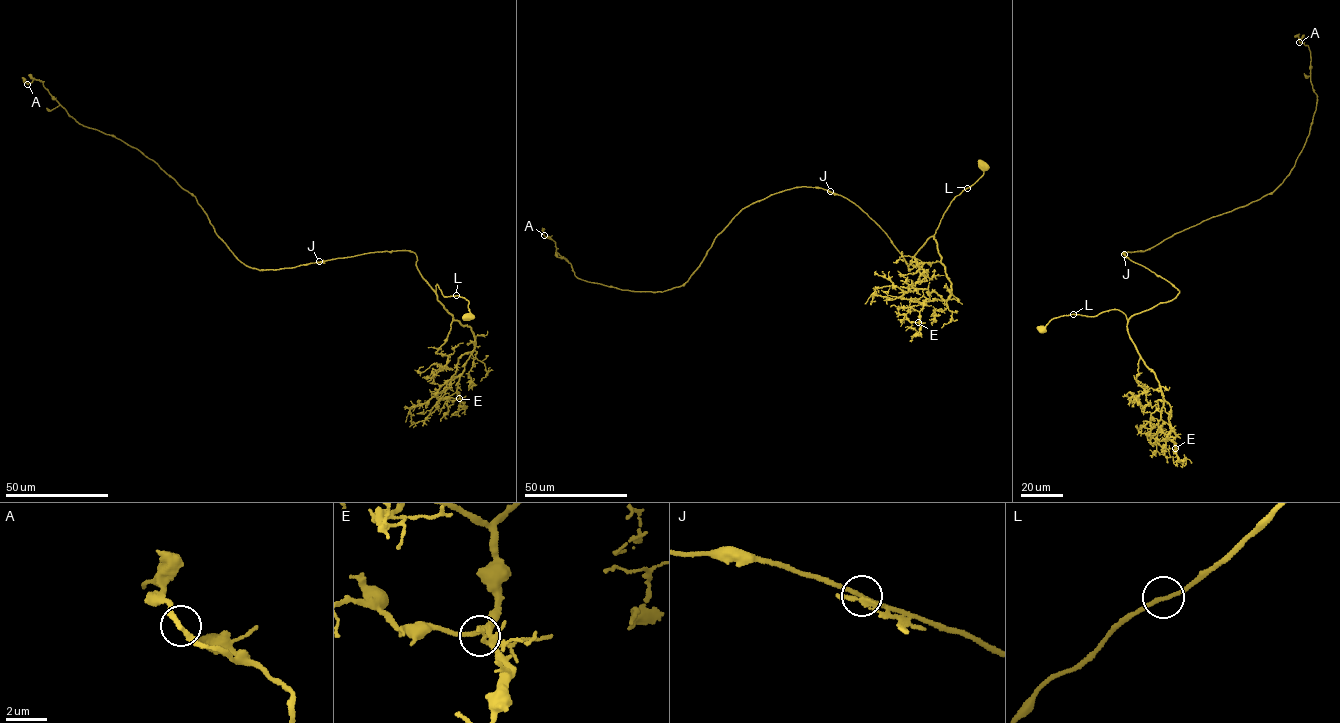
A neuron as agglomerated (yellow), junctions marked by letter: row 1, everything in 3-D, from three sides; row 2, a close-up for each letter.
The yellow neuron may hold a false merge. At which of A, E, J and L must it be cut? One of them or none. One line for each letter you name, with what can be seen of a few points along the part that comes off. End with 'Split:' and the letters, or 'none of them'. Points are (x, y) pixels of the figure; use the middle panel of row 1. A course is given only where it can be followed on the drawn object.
Split: none of them

